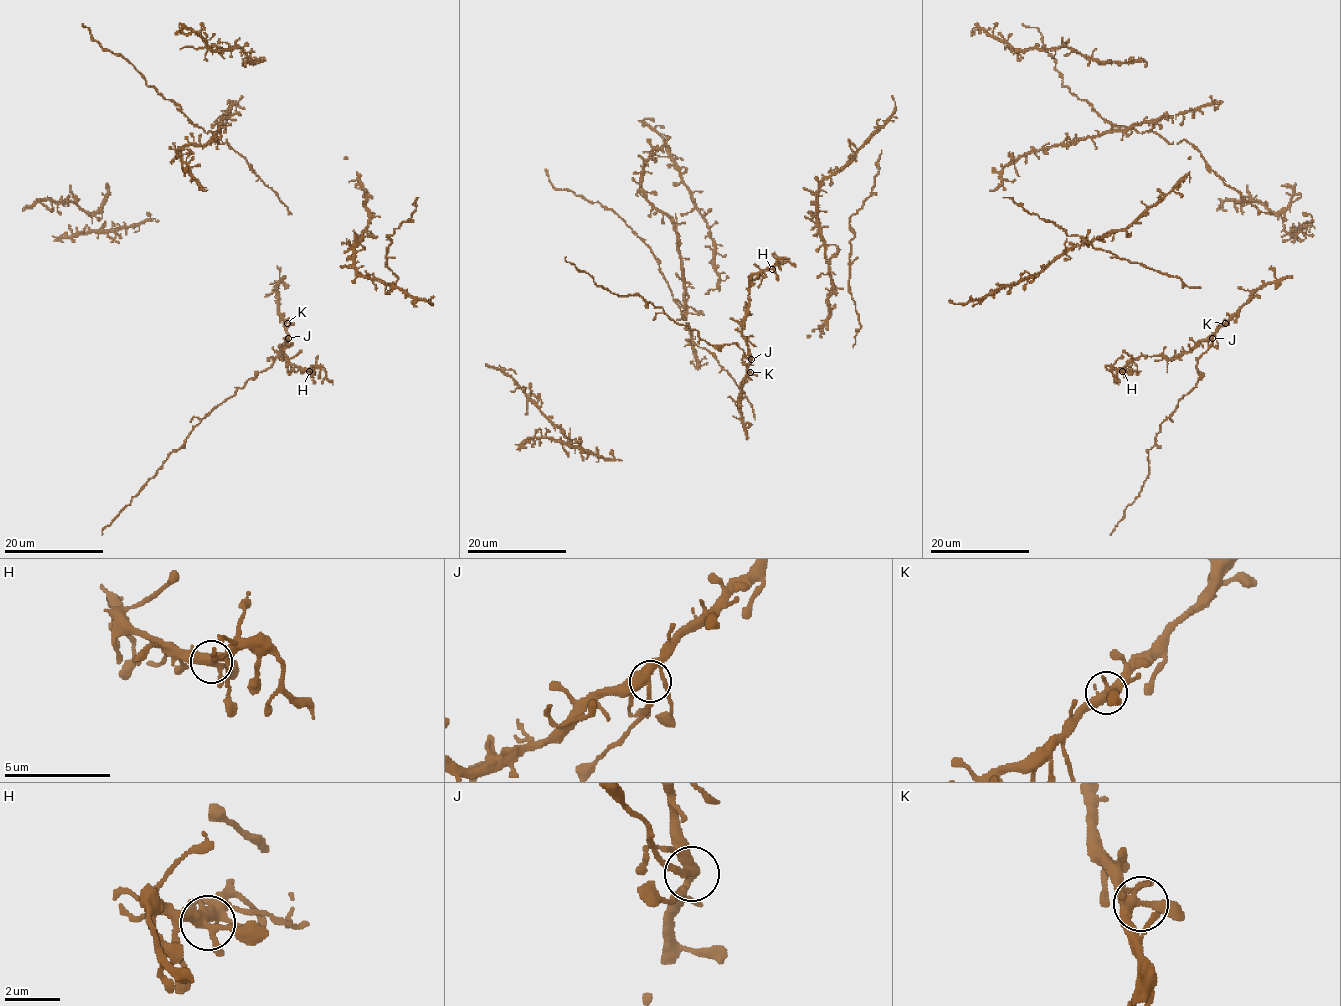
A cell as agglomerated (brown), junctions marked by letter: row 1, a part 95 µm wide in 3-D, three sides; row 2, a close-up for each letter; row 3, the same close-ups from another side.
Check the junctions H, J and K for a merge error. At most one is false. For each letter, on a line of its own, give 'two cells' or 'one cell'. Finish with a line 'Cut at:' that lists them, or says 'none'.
H: one cell
J: two cells
K: one cell
Cut at: J

